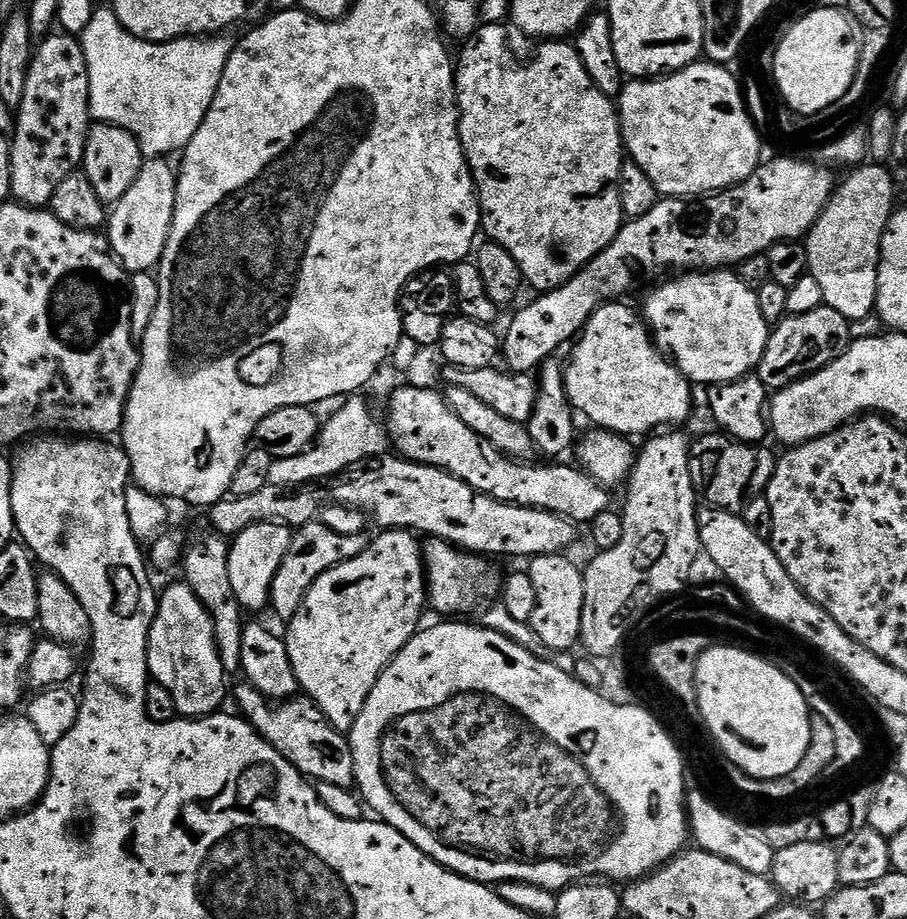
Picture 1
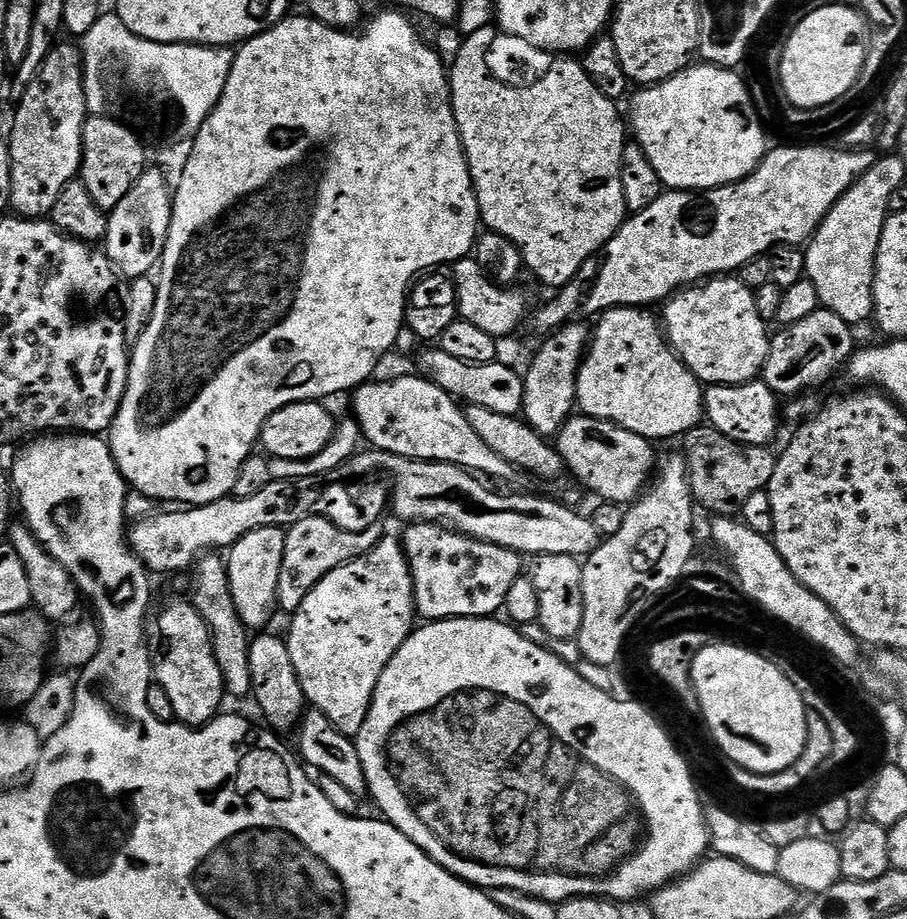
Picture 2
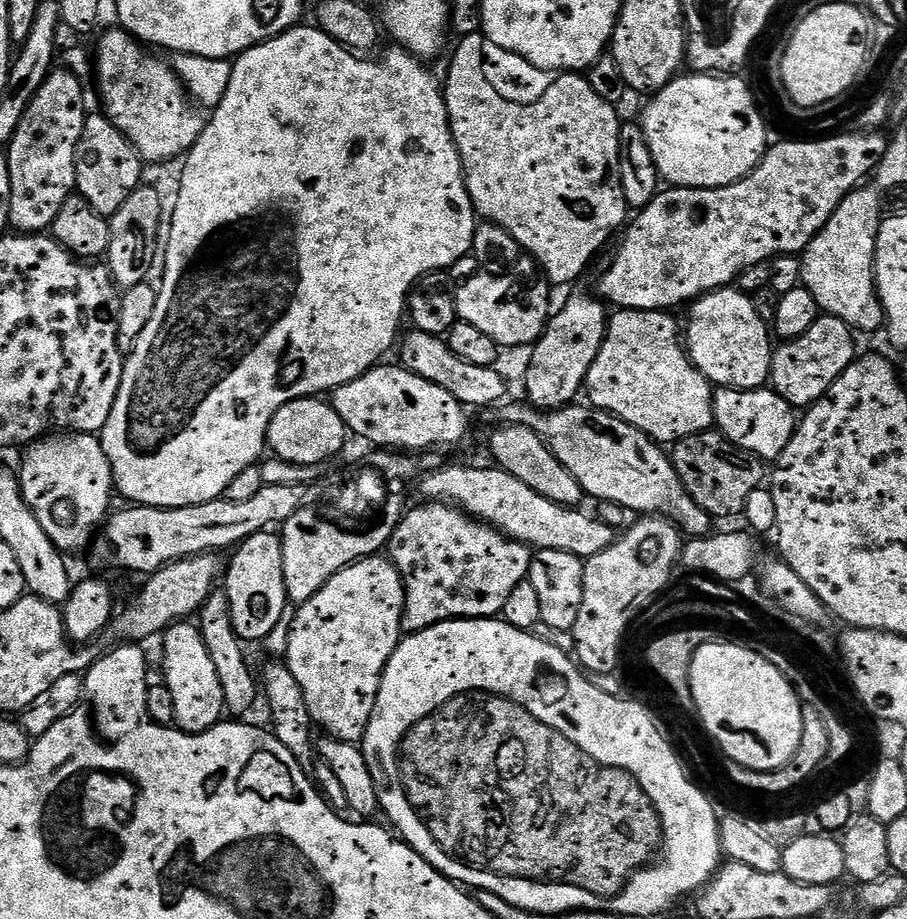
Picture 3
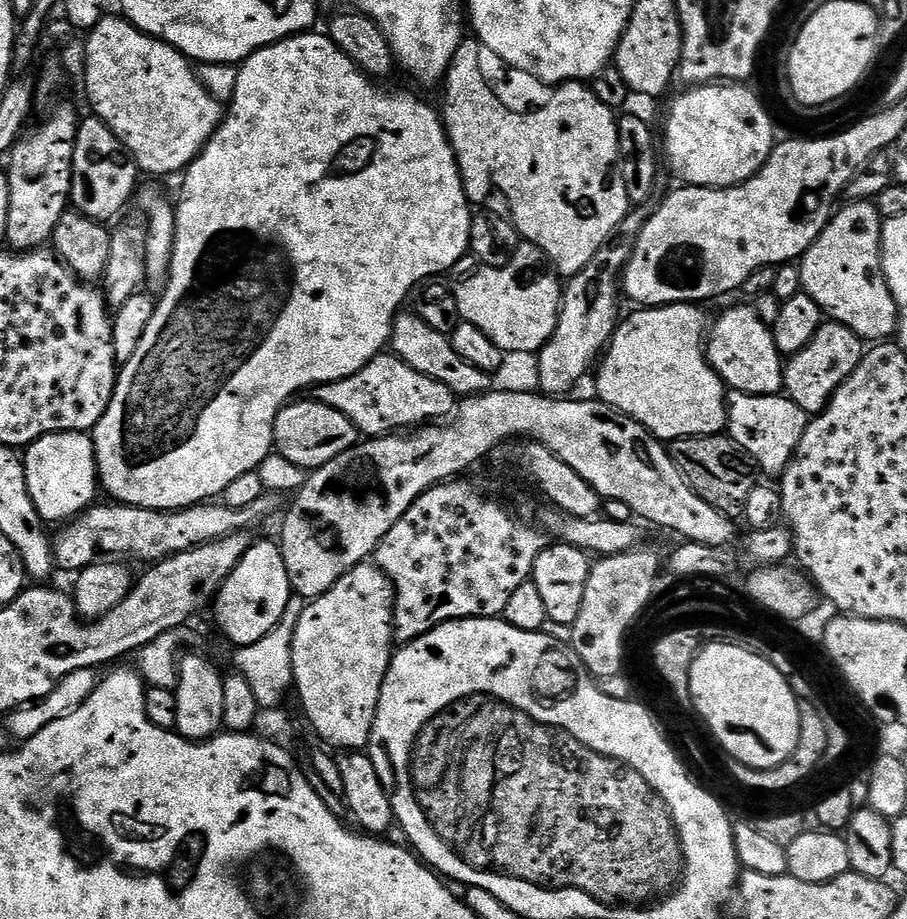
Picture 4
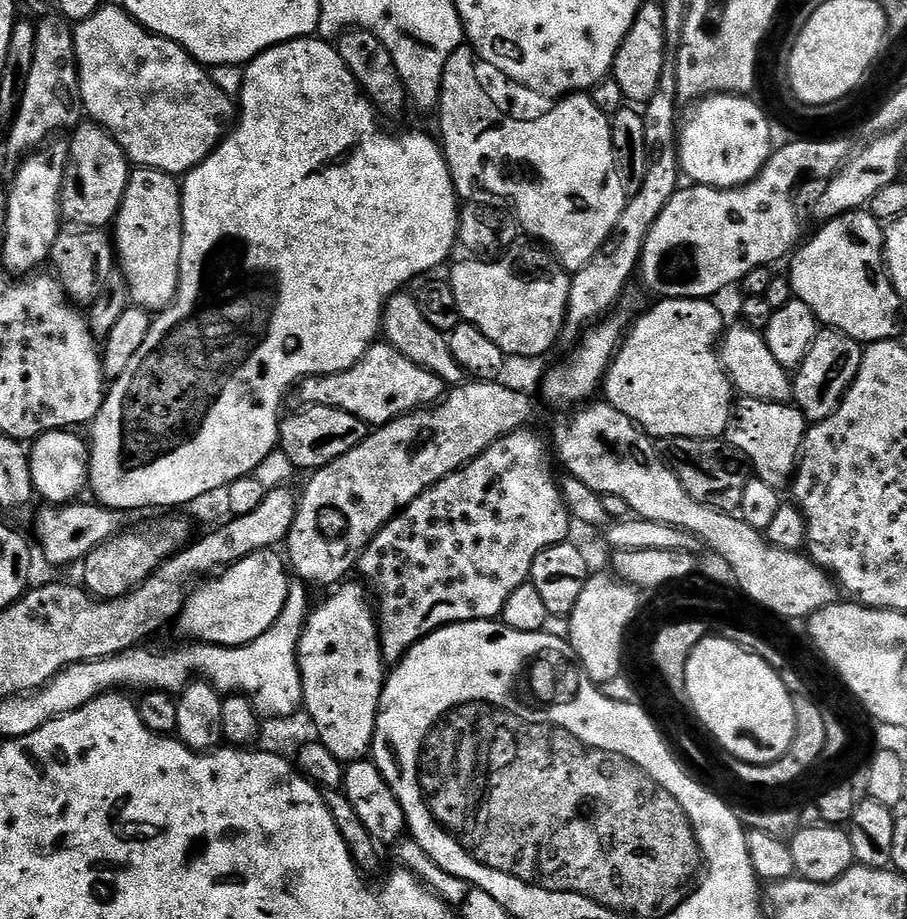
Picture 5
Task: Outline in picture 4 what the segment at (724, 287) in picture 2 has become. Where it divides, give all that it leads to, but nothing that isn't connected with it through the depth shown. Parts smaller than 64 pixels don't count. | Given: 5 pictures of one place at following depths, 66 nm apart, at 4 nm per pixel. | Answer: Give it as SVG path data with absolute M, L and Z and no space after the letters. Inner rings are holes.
M747 303L728 308L713 324L711 321L706 336L706 355L708 365L733 392L775 396L783 389L785 361L776 348L772 329L761 322Z

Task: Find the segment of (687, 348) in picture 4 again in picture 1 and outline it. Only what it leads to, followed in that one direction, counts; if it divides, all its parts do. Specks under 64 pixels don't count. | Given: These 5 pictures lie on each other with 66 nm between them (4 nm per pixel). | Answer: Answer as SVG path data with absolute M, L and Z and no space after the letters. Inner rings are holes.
M624 302L600 305L596 313L588 319L583 332L571 348L572 357L566 360L564 369L564 389L568 395L569 405L592 423L589 425L625 438L640 435L643 437L645 434L652 434L669 426L680 426L680 423L691 414L693 385L653 344L637 309L635 312L634 309L627 308Z

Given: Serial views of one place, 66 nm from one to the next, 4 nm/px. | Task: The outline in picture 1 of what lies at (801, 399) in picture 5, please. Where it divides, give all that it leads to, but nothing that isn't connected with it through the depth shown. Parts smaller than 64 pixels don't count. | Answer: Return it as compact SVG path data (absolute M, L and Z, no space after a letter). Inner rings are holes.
M827 306L810 310L810 314L787 315L768 333L768 345L758 369L760 381L769 390L779 390L804 376L811 376L839 358L848 349L853 336L849 320Z

